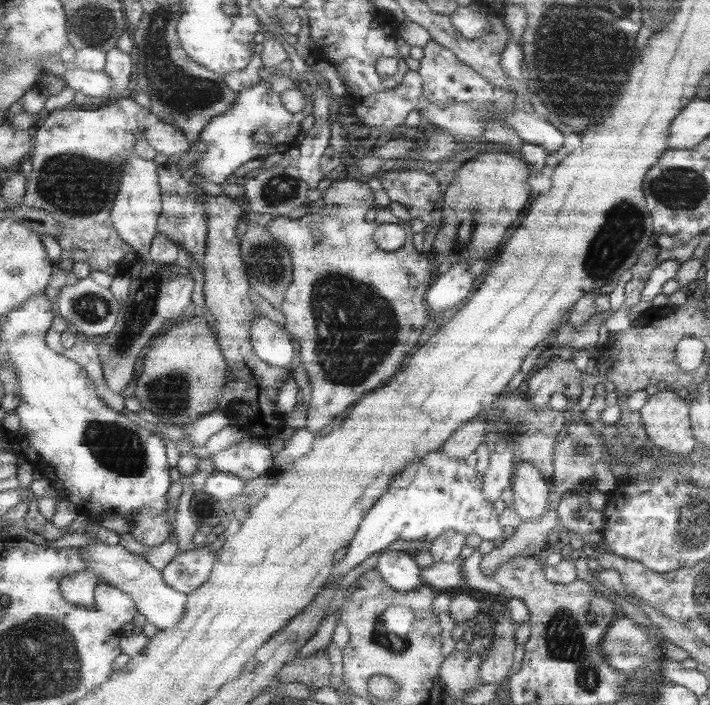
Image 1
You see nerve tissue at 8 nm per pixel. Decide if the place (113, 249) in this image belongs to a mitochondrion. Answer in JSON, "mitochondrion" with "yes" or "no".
{"mitochondrion":"no"}

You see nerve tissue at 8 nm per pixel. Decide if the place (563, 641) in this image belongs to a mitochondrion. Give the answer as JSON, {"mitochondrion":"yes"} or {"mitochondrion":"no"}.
{"mitochondrion":"yes"}

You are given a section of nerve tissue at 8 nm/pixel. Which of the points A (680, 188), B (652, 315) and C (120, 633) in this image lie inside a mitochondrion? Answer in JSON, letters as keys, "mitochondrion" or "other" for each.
{"A":"mitochondrion","B":"other","C":"other"}

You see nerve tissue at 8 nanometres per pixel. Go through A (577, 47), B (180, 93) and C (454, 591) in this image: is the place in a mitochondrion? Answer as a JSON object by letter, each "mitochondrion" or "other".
{"A":"mitochondrion","B":"mitochondrion","C":"other"}

